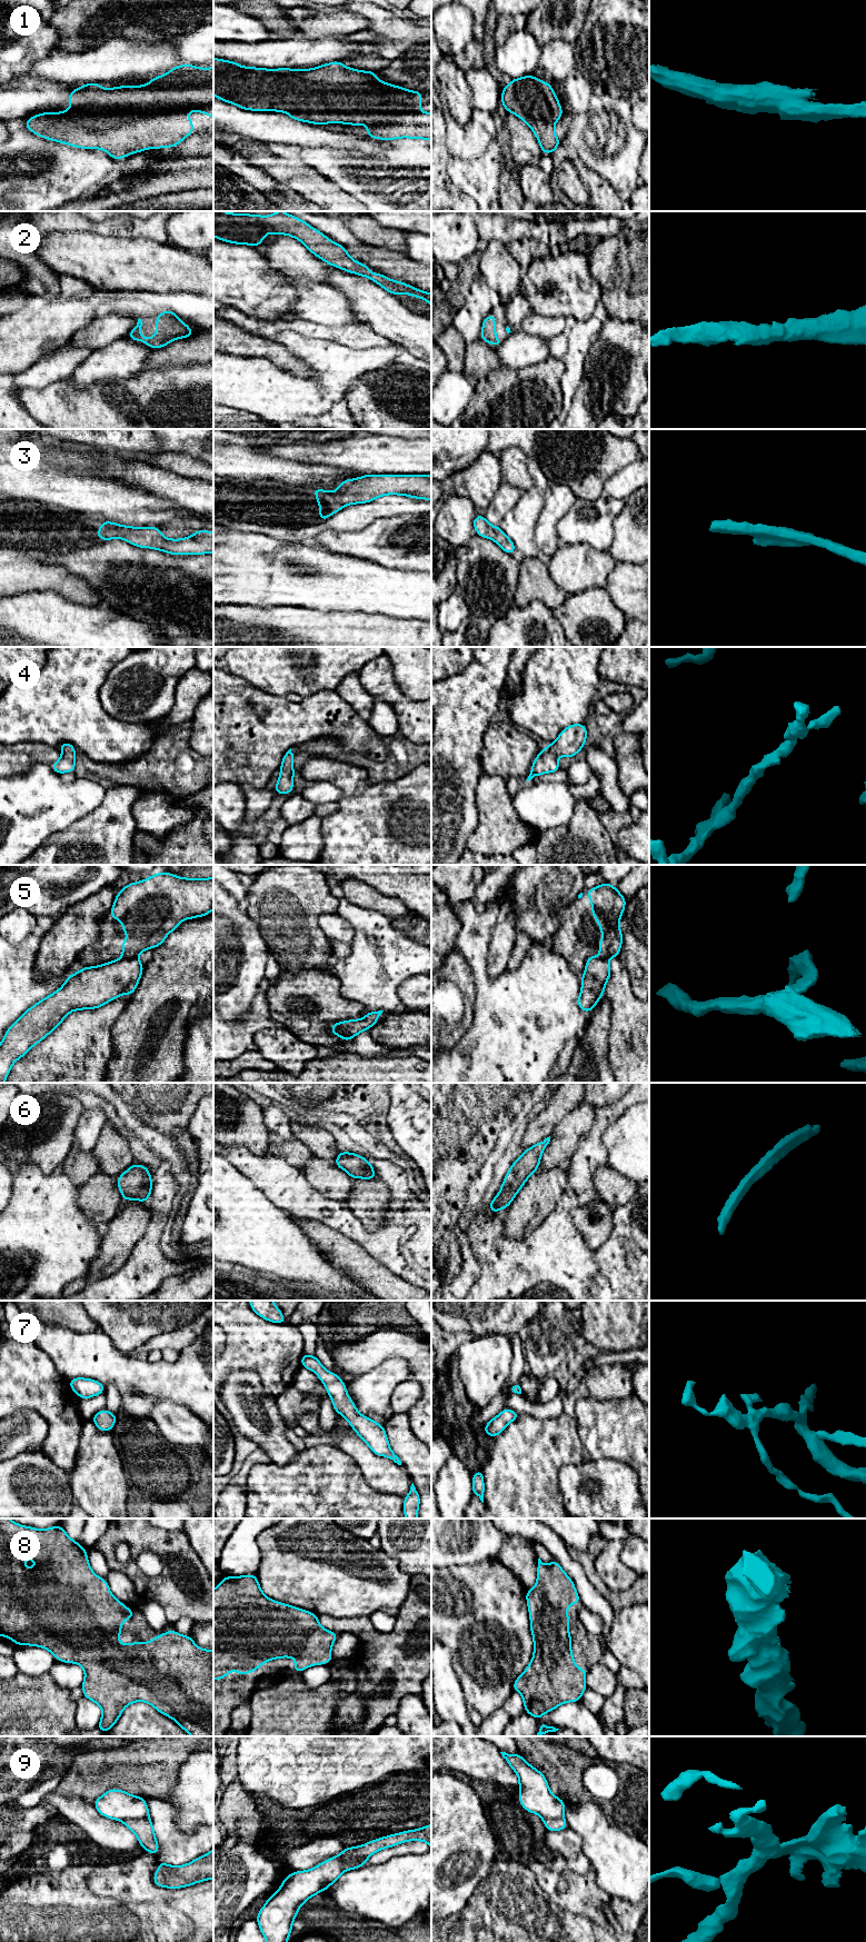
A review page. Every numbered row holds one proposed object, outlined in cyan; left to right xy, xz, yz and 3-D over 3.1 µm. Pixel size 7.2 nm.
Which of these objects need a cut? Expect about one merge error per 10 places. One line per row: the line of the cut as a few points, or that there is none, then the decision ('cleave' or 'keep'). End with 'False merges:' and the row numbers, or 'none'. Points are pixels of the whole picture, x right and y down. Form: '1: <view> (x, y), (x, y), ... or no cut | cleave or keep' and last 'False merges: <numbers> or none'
1: no cut | keep
2: no cut | keep
3: no cut | keep
4: no cut | keep
5: xy (123, 956), (136, 957) | cleave
6: no cut | keep
7: no cut | keep
8: no cut | keep
9: xy (148, 1815), (127, 1819), (123, 1822) | cleave
False merges: 5, 9

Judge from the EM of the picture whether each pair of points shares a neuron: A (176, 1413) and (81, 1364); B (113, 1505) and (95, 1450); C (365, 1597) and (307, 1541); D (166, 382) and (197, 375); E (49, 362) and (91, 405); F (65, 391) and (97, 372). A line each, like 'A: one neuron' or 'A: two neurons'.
A: two neurons
B: one neuron
C: one neuron
D: one neuron
E: two neurons
F: two neurons

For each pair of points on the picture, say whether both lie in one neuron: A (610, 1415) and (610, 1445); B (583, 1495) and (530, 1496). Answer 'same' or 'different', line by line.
A: same
B: different

